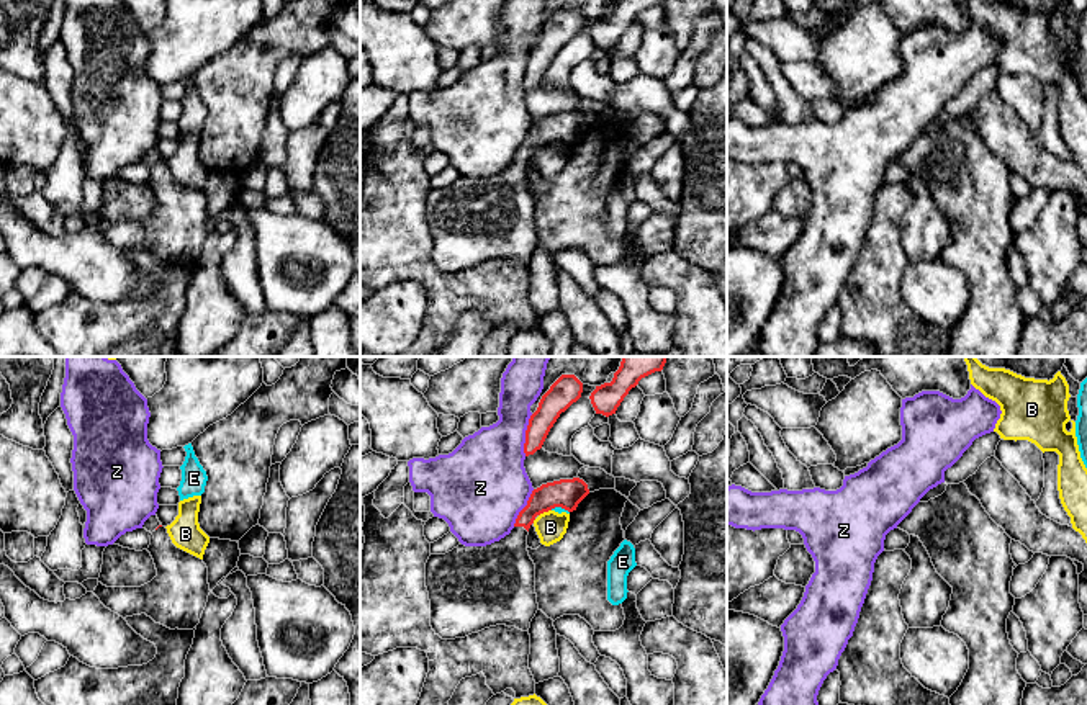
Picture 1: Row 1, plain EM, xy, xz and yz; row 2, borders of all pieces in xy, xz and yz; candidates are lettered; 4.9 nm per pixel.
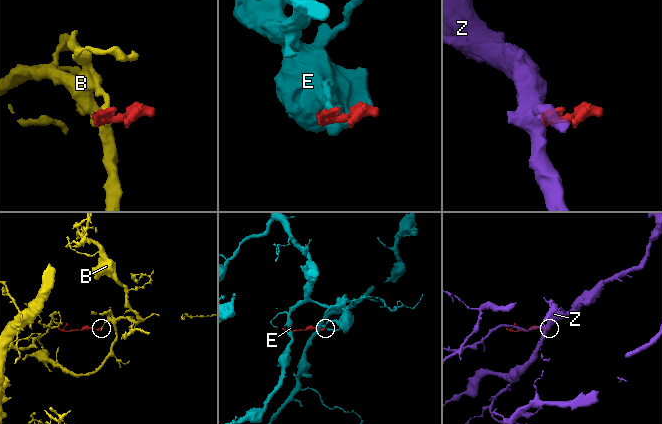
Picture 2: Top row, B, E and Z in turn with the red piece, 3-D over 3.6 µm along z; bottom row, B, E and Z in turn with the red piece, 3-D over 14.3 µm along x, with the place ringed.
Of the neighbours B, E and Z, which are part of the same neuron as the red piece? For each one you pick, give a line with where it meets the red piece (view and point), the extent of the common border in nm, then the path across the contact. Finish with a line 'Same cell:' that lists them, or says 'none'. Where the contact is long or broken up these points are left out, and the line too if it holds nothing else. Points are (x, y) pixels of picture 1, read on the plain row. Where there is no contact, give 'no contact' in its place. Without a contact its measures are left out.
Same cell: none

